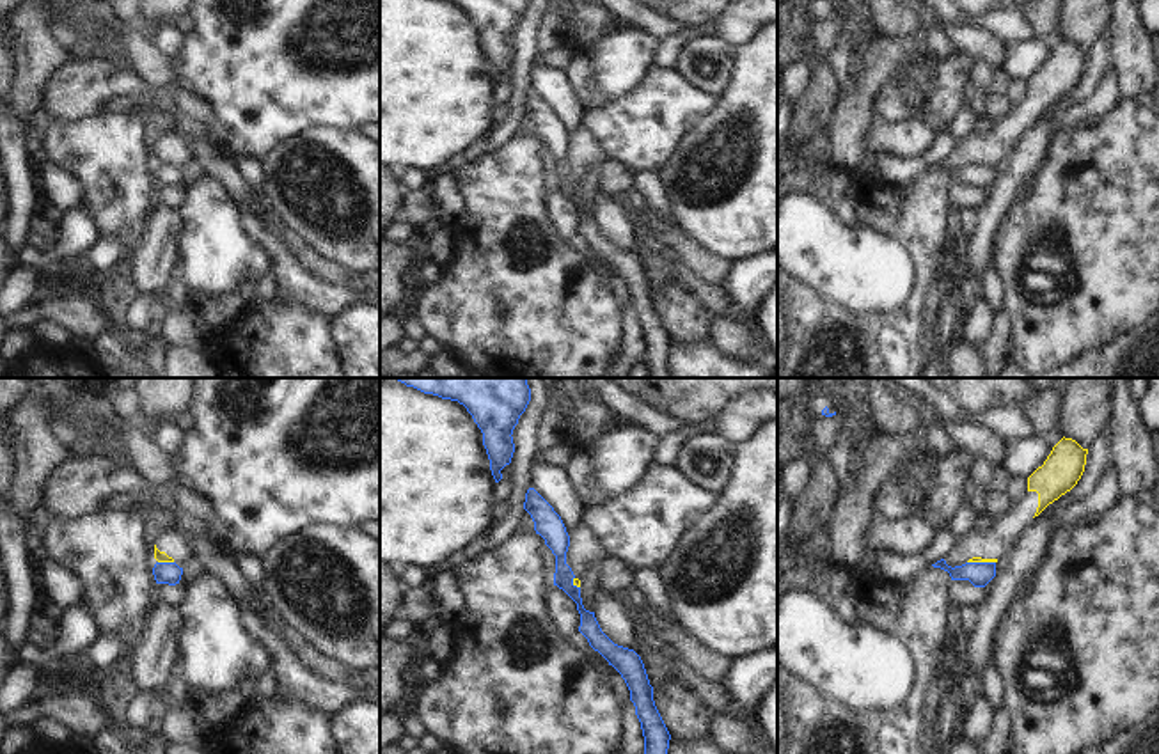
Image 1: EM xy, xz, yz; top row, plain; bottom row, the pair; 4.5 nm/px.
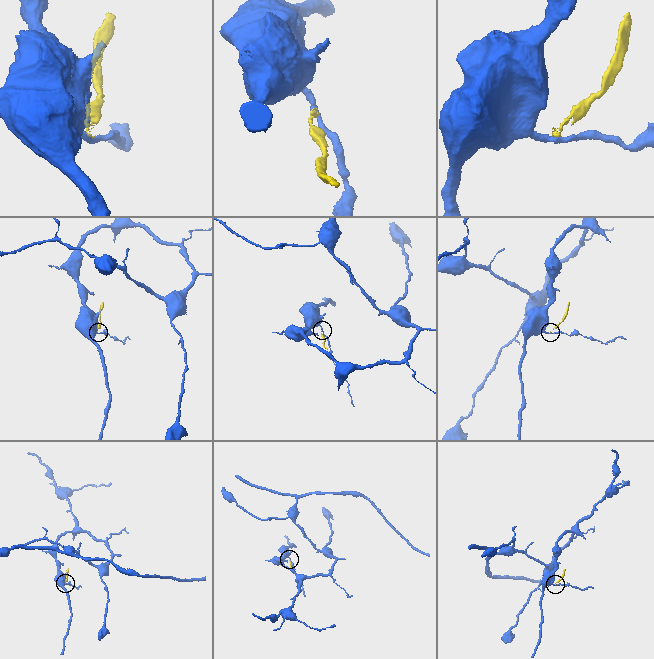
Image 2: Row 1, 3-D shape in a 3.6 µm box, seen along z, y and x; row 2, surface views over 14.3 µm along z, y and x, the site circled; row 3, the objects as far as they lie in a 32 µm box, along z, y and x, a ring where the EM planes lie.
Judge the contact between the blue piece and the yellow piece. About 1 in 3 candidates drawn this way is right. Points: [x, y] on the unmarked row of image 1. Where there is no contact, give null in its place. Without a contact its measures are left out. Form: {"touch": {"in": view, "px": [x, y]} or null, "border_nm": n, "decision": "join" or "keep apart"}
{"touch": {"in": "yz", "px": [982, 165]}, "border_nm": 130, "decision": "keep apart"}

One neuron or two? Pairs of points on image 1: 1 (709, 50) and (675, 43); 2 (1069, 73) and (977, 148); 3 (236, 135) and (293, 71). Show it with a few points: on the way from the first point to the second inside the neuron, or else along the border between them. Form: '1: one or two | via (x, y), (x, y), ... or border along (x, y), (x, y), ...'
1: two | border along (703, 34), (684, 47), (675, 66)
2: one | via (1046, 89), (1000, 135)
3: one | via (252, 121), (258, 116), (258, 107), (277, 87)

